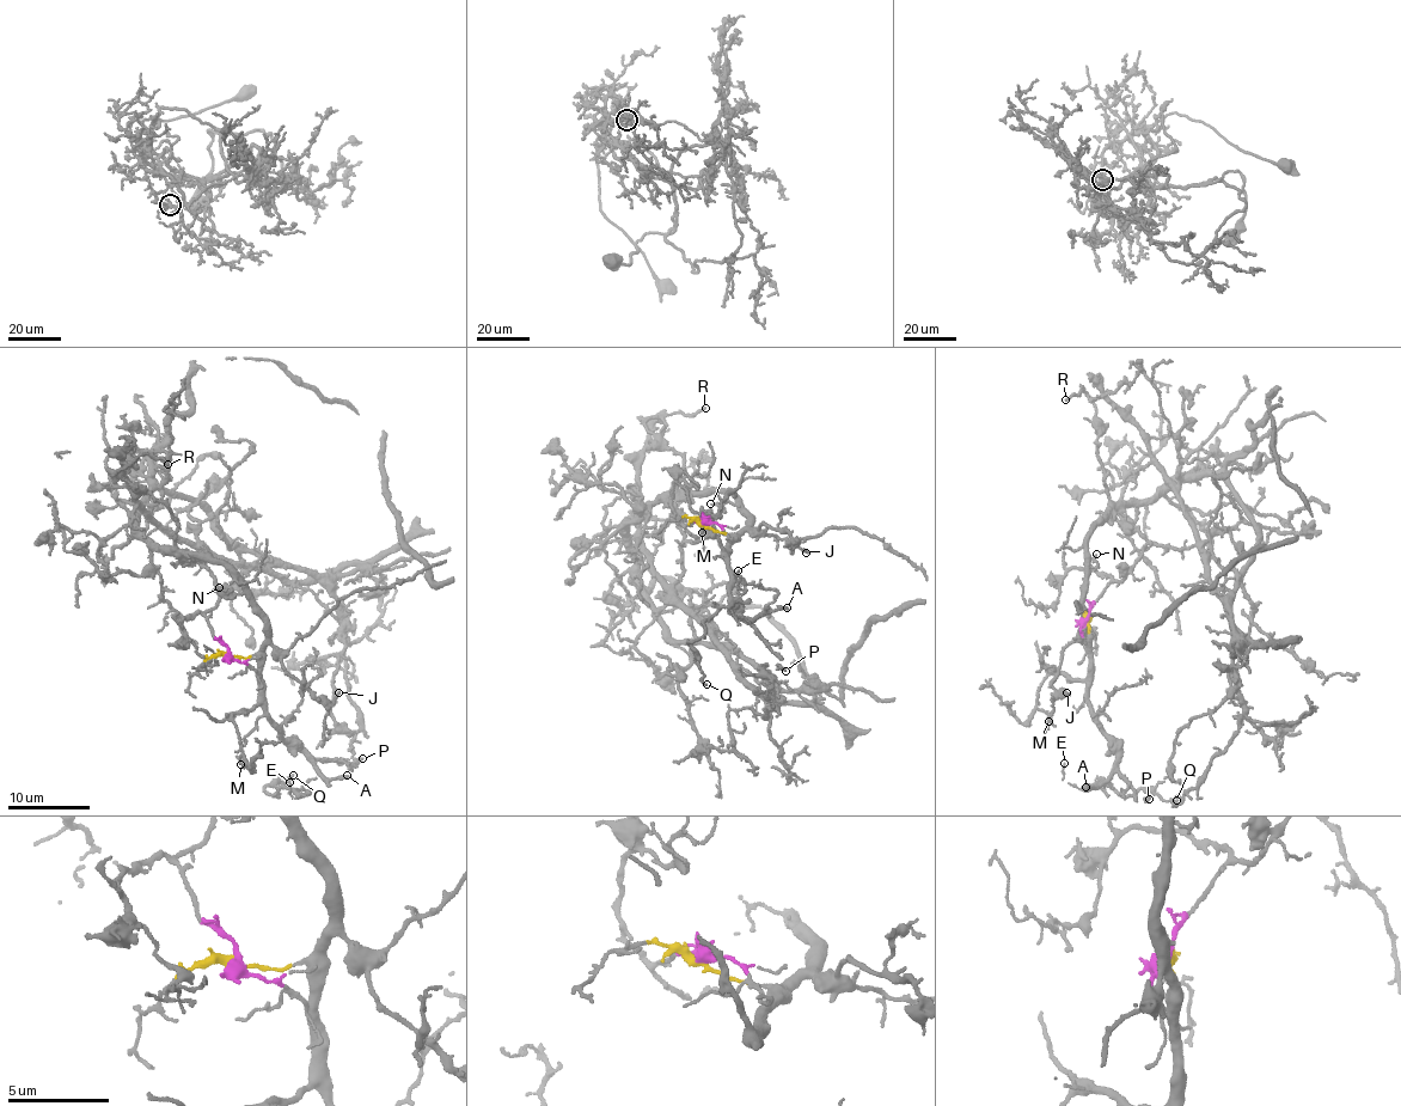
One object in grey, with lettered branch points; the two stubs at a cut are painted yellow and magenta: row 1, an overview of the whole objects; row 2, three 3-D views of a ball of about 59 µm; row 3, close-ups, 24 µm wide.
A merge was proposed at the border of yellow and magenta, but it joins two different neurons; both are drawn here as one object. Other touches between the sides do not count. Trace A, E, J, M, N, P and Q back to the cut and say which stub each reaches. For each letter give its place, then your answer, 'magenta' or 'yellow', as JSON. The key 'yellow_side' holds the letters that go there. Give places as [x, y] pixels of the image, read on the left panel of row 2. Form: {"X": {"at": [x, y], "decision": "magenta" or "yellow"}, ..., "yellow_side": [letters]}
{"A": {"at": [347, 775], "decision": "yellow"}, "E": {"at": [289, 782], "decision": "yellow"}, "J": {"at": [338, 692], "decision": "yellow"}, "M": {"at": [240, 764], "decision": "yellow"}, "N": {"at": [219, 587], "decision": "yellow"}, "P": {"at": [362, 758], "decision": "yellow"}, "Q": {"at": [293, 775], "decision": "yellow"}, "yellow_side": ["A", "E", "J", "M", "N", "P", "Q"]}

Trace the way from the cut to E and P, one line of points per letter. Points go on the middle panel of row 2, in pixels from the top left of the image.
E: (703, 525), (730, 535), (728, 588), (750, 622), (733, 615), (744, 592), (739, 570)
P: (703, 525), (730, 535), (723, 560), (730, 580), (728, 588), (742, 613), (768, 642), (777, 664), (785, 671)

